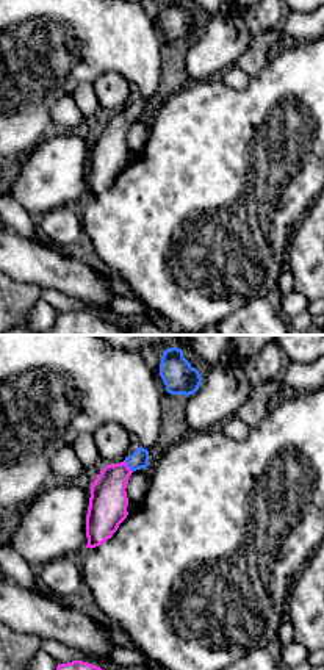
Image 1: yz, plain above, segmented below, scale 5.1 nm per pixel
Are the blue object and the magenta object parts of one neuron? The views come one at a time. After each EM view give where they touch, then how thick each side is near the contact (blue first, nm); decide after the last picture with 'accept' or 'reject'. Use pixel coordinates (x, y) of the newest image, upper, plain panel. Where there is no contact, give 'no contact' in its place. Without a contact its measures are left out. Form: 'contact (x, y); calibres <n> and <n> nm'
contact (129, 116); calibres 100 and 200 nm

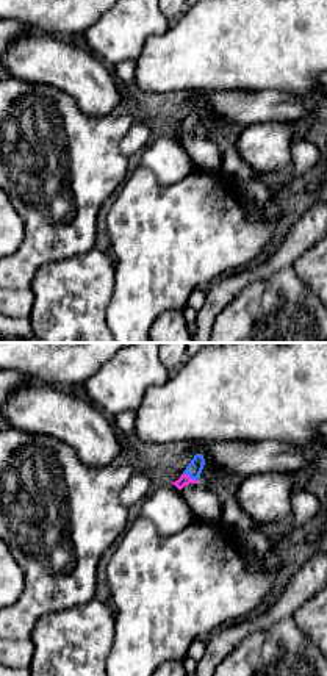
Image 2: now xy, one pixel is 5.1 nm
contact (190, 125); calibres 80 and 60 nm

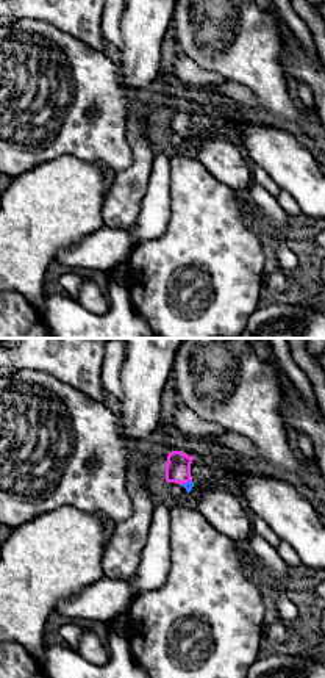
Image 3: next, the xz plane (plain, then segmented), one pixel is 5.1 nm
contact (186, 132); calibres 50 and 130 nm

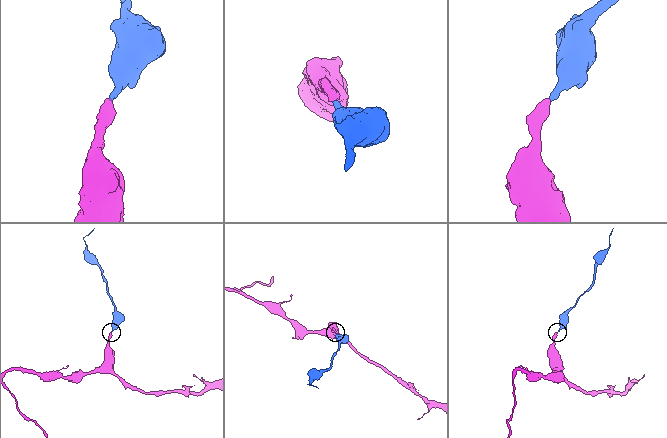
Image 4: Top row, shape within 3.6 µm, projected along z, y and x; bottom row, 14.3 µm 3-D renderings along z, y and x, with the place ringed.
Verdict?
accept

